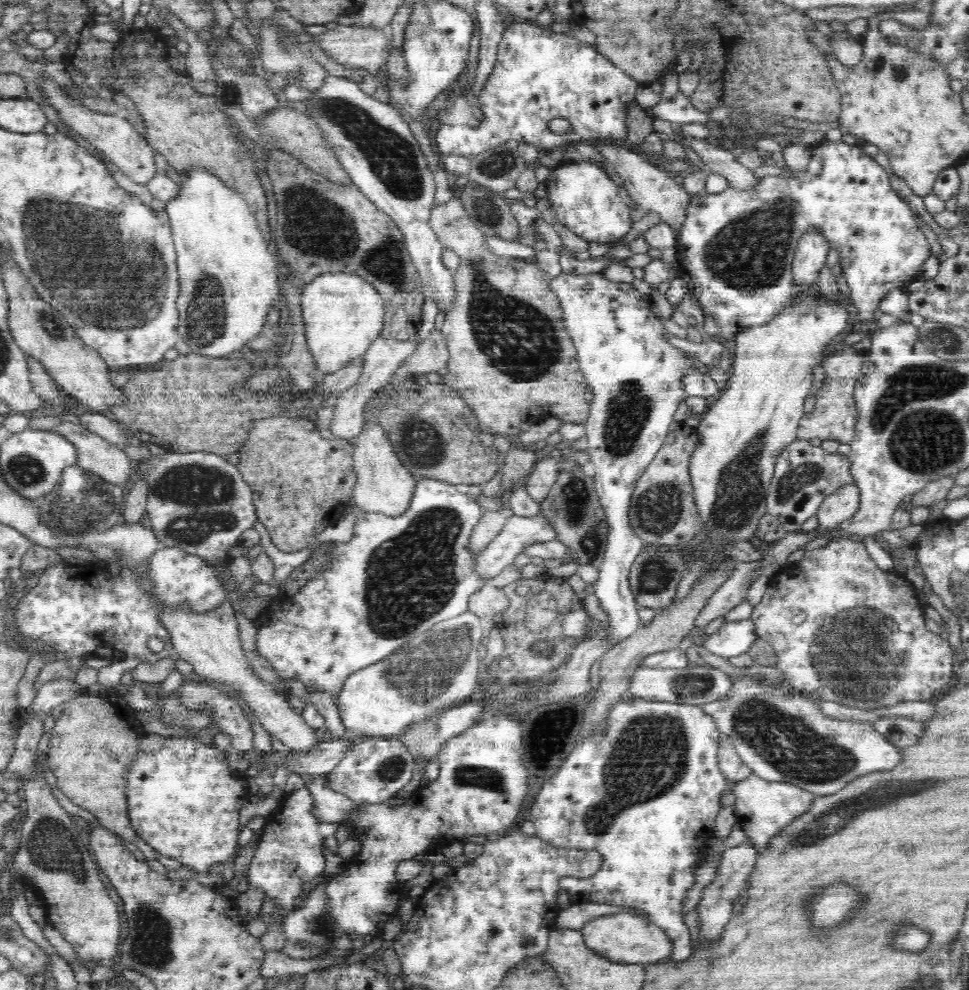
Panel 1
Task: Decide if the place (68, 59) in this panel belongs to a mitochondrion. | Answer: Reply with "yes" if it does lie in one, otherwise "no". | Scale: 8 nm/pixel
no

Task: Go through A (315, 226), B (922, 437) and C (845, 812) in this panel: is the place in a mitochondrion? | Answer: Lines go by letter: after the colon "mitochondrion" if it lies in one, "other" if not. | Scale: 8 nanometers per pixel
A: mitochondrion
B: mitochondrion
C: mitochondrion

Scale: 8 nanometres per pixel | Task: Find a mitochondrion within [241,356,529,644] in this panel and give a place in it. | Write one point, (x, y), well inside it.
(409, 578)

